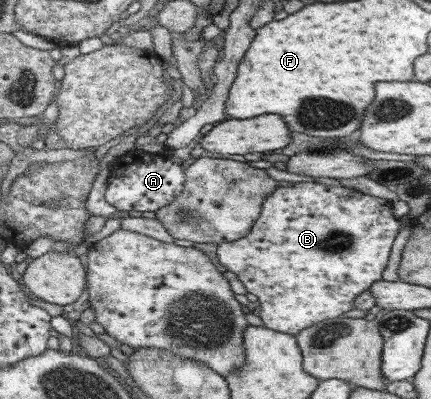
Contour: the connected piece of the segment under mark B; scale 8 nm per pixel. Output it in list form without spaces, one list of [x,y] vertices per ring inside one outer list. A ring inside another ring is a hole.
[[[314,181],[292,183],[277,188],[264,199],[264,210],[248,234],[233,242],[219,243],[215,256],[221,266],[237,276],[246,292],[257,297],[261,308],[258,317],[263,327],[296,335],[307,326],[351,310],[353,298],[381,278],[399,227],[391,208],[387,204],[381,206],[379,197],[340,185],[322,185]]]

